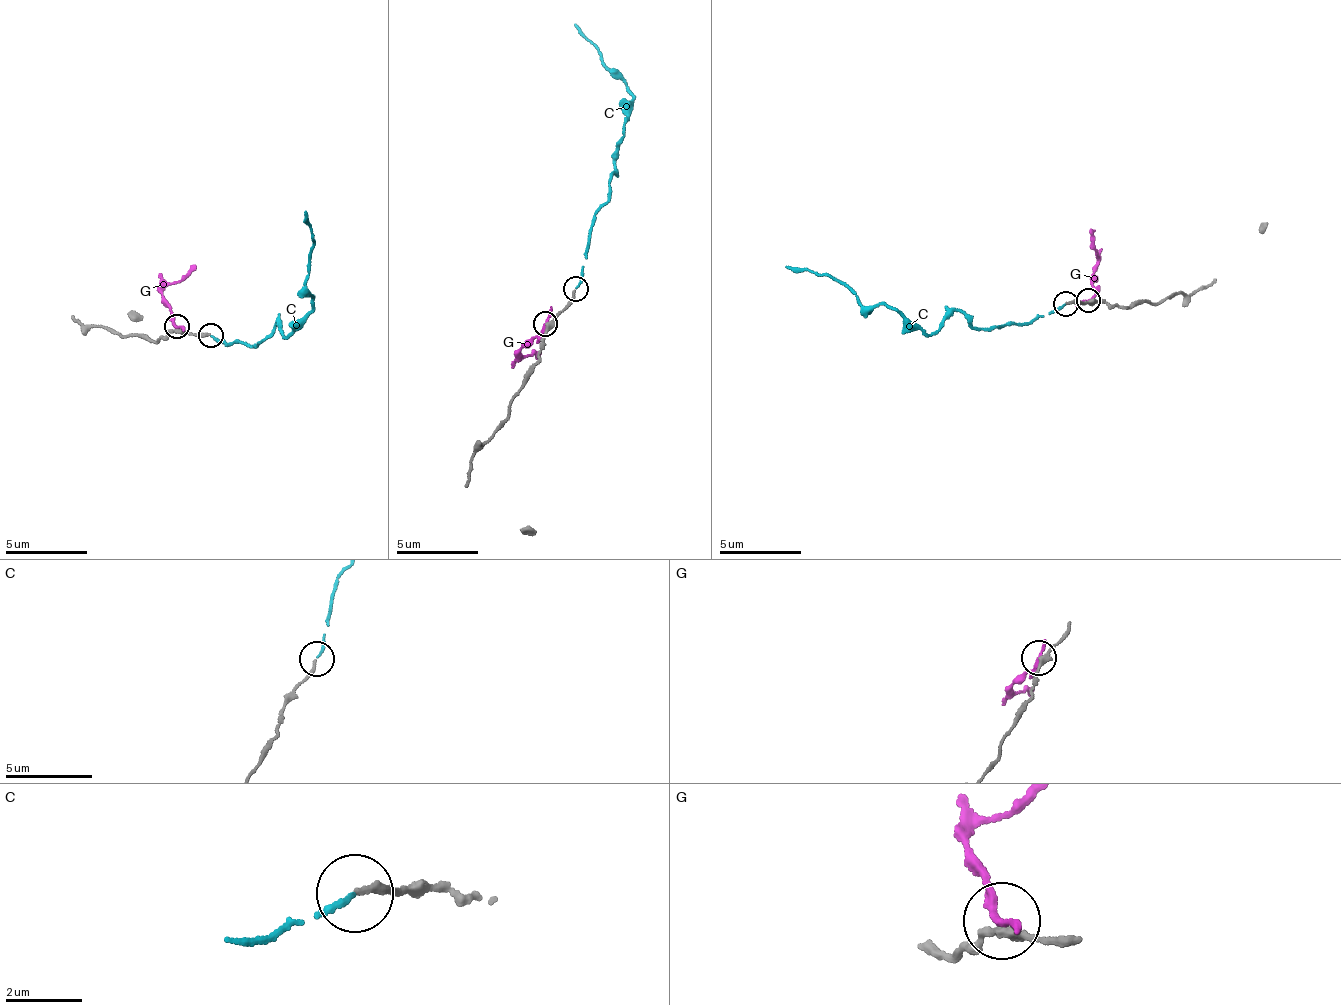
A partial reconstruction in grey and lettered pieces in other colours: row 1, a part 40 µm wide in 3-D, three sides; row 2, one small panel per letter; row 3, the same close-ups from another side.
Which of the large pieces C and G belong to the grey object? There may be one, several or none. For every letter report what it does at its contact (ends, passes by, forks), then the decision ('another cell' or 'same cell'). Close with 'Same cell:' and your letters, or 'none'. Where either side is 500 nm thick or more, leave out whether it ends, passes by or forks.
C: it ends; same cell
G: it ends; another cell
Same cell: C

